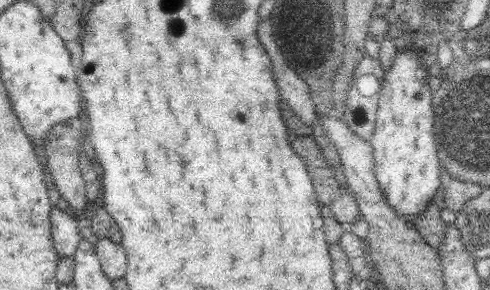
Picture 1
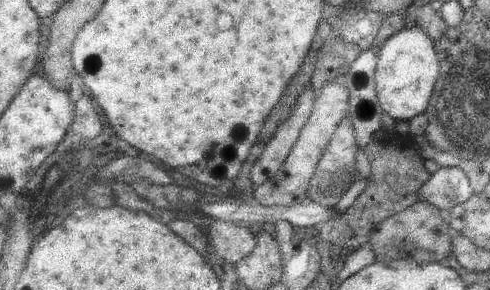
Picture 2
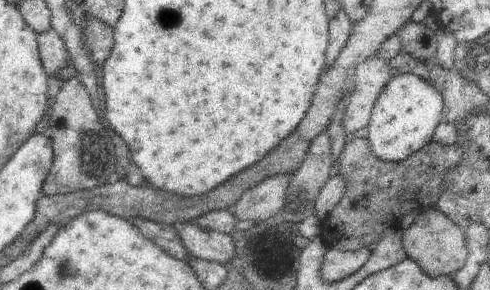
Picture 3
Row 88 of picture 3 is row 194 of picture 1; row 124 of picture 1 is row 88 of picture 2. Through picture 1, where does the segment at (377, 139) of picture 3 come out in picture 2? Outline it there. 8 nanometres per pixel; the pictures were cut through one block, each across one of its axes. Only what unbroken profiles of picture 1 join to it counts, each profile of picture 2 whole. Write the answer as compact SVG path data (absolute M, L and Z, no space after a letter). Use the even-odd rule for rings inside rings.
M421 28L401 30L391 36L377 52L375 68L375 94L379 108L389 114L395 122L409 122L409 118L427 110L435 82L439 78L439 56L433 40Z

